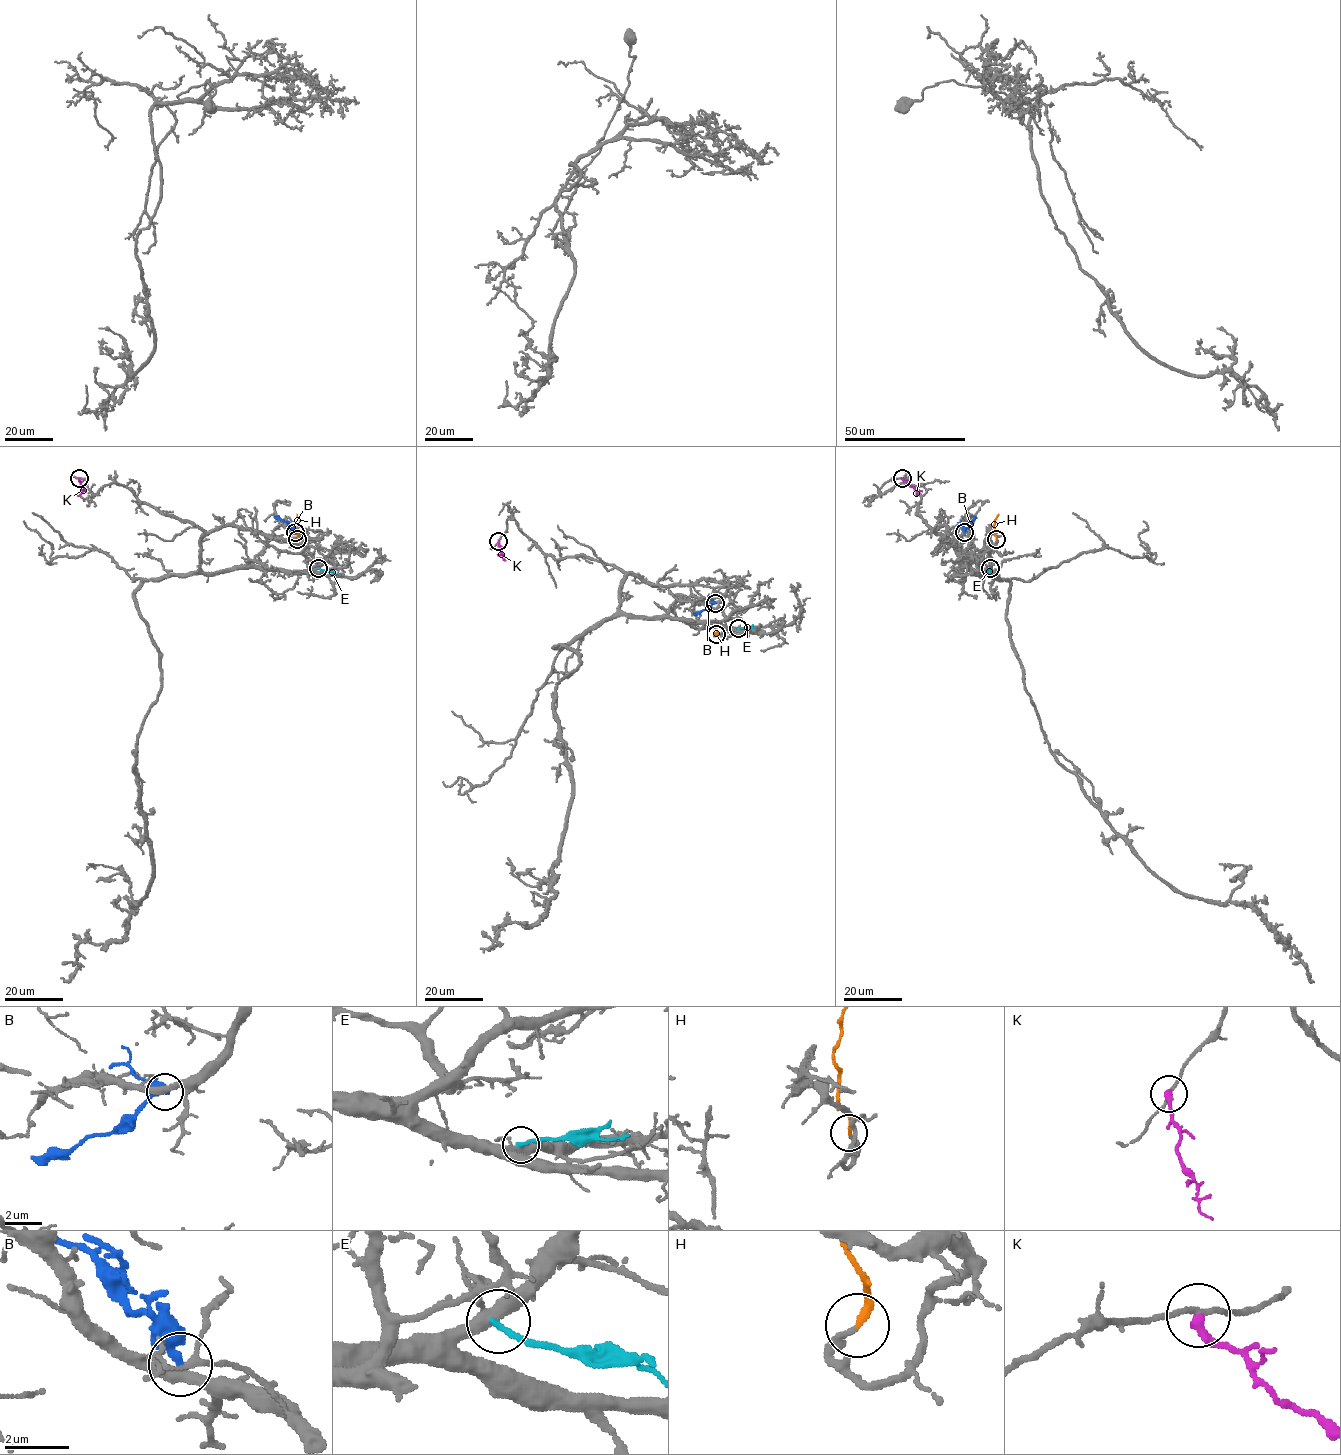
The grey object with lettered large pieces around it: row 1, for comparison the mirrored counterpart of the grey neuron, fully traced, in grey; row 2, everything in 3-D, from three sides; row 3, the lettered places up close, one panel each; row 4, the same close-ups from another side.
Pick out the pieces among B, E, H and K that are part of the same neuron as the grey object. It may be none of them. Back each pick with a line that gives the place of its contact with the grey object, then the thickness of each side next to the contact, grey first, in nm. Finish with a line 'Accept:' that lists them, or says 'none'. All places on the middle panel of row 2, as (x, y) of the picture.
H: contact (716, 634); calibres 240 and 240 nm
Accept: H

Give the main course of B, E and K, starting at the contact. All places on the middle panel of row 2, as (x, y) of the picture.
B: (715, 603), (693, 613)
E: (738, 629), (755, 627)
K: (499, 540), (505, 560)

